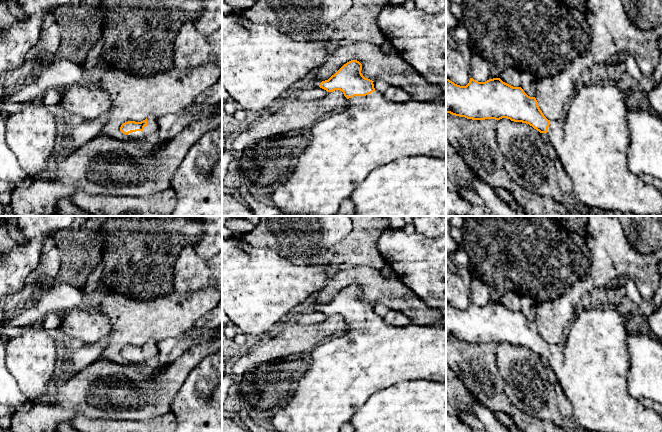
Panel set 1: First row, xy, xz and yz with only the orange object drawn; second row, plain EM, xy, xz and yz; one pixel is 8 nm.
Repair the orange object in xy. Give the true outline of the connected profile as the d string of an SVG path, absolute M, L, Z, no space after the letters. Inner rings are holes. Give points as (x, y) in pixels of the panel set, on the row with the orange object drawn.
M149 116L141 122L128 121L121 125L120 131L128 139L142 141L145 137L153 134L158 129L158 119L155 116Z

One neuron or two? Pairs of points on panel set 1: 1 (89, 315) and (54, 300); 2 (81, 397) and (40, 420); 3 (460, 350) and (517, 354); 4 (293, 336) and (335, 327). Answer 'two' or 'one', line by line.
1: two
2: one
3: two
4: one

